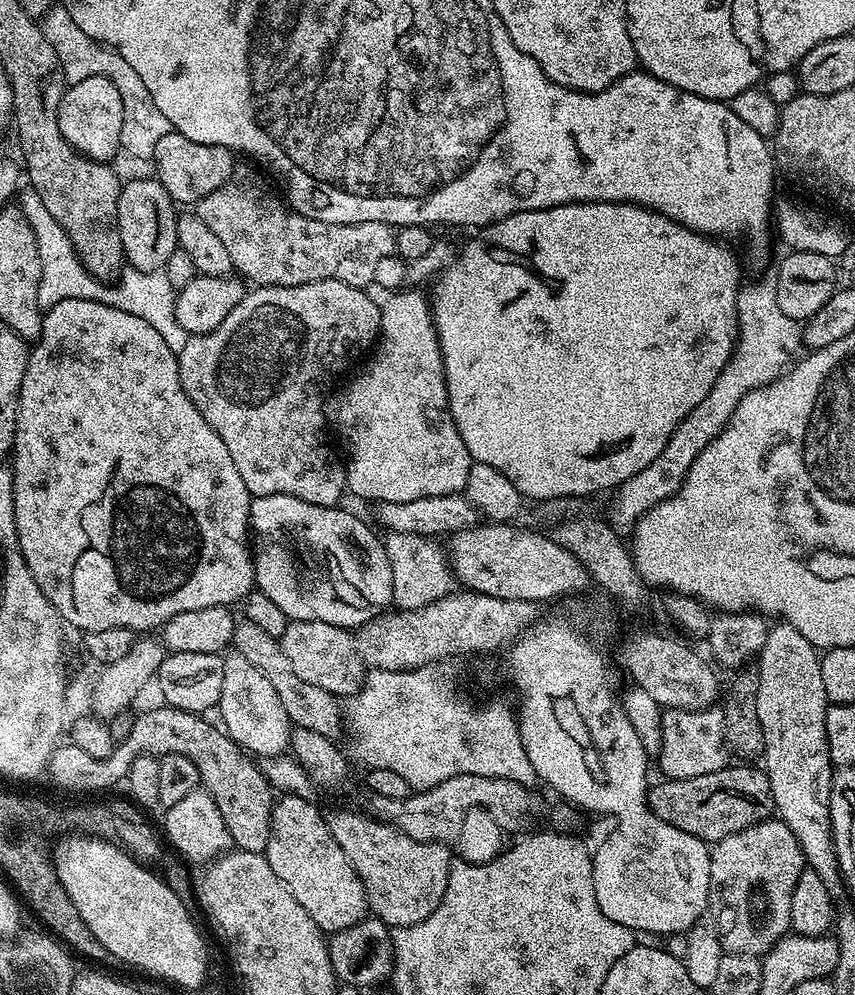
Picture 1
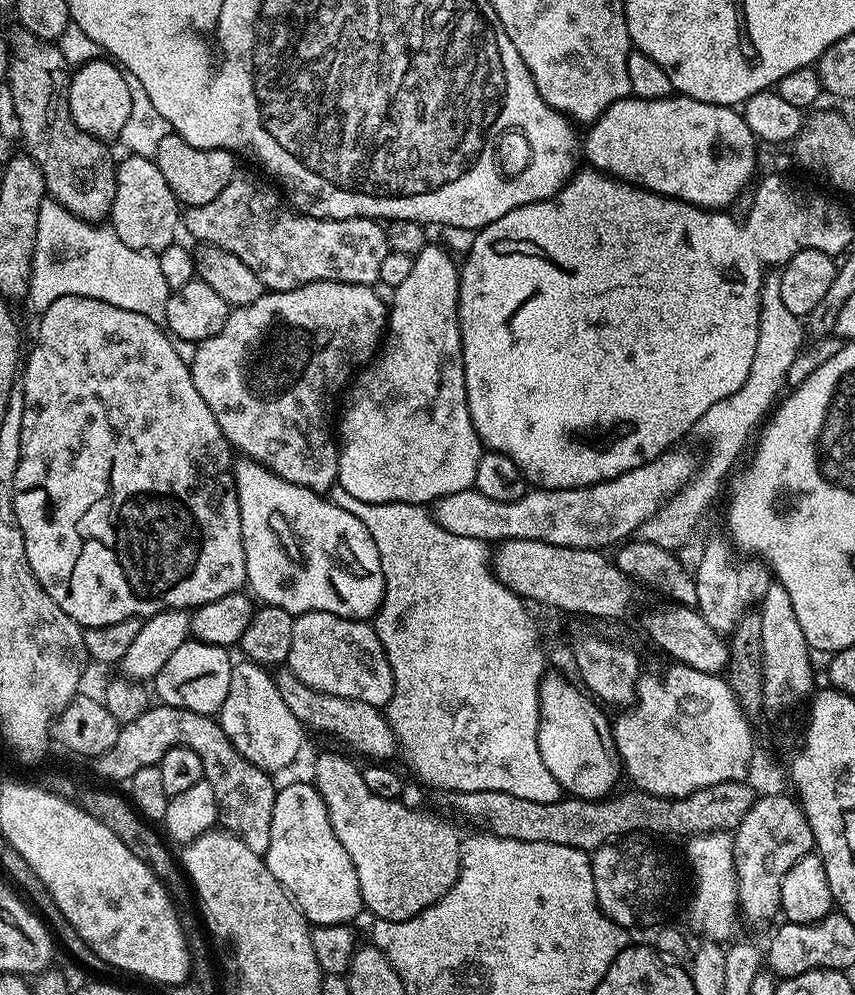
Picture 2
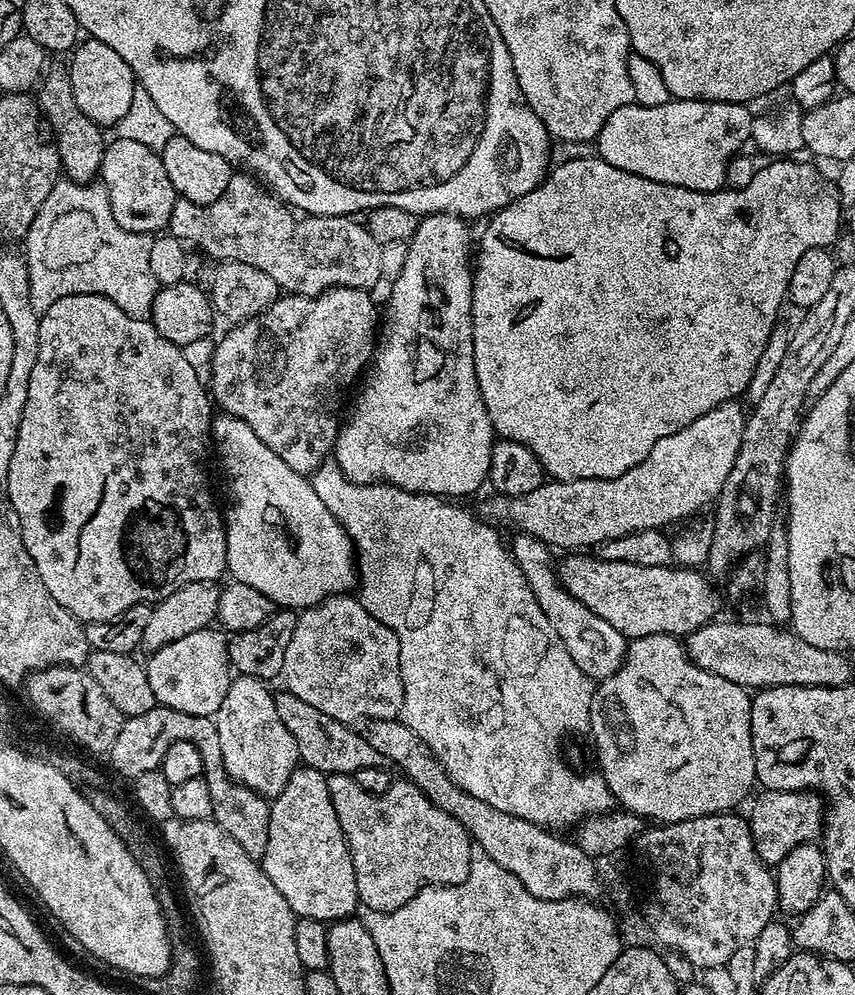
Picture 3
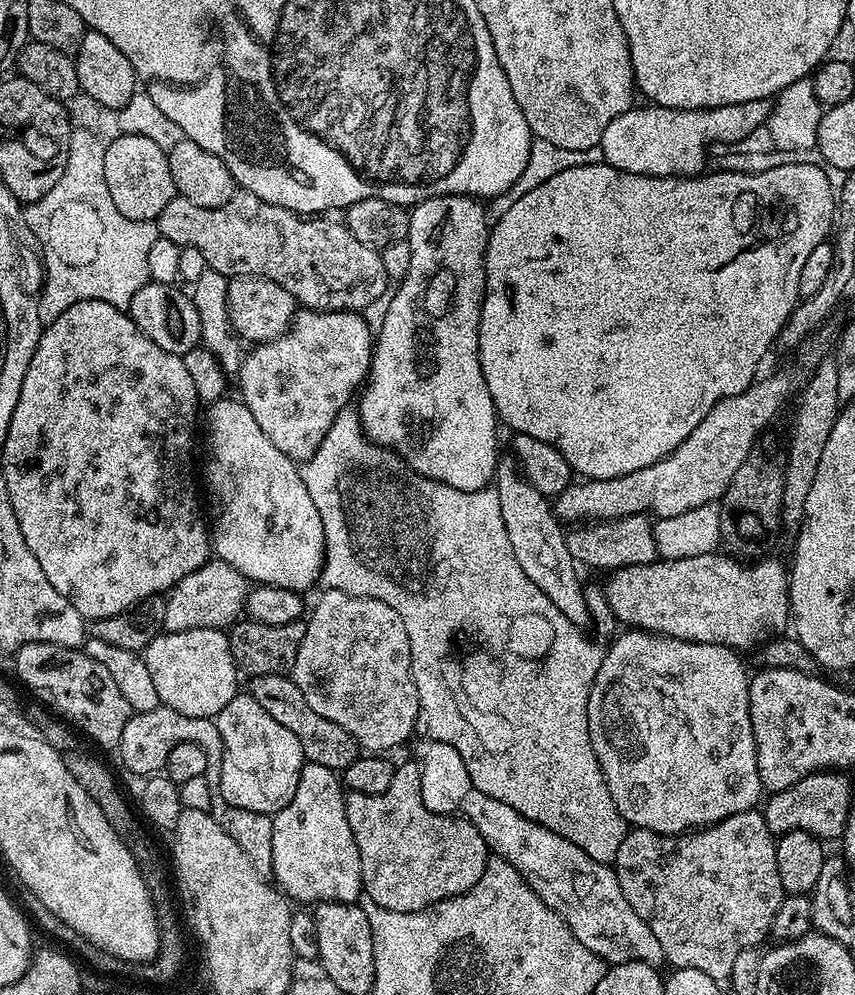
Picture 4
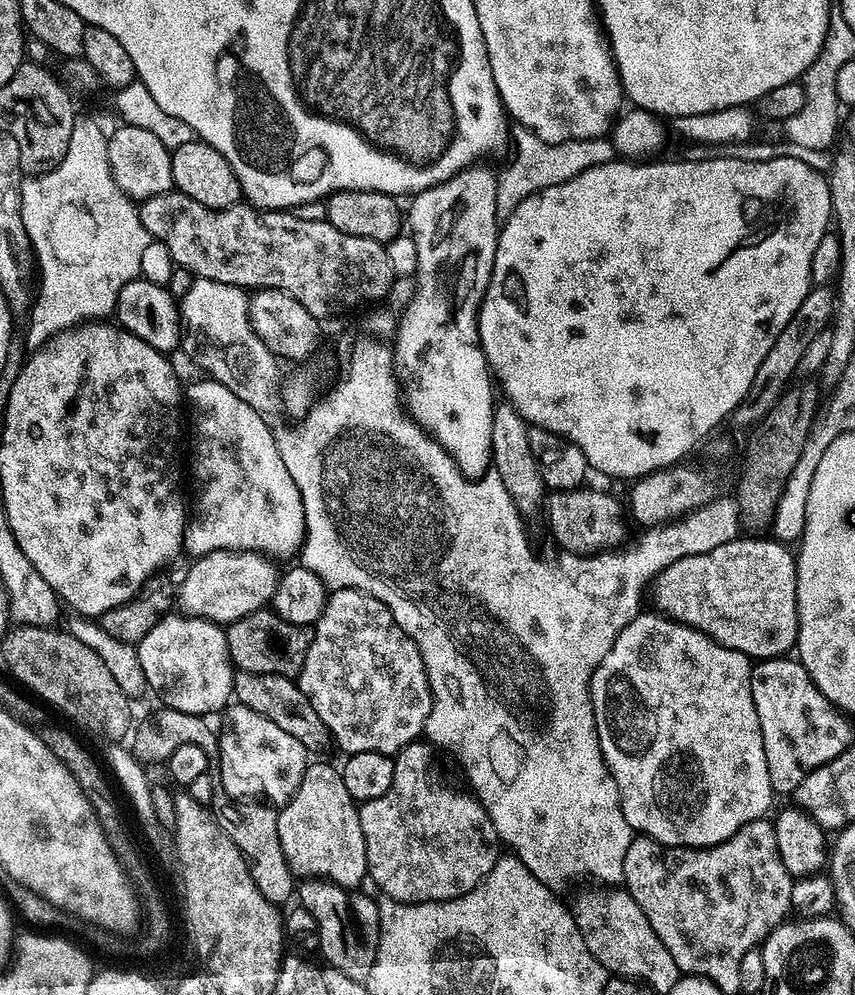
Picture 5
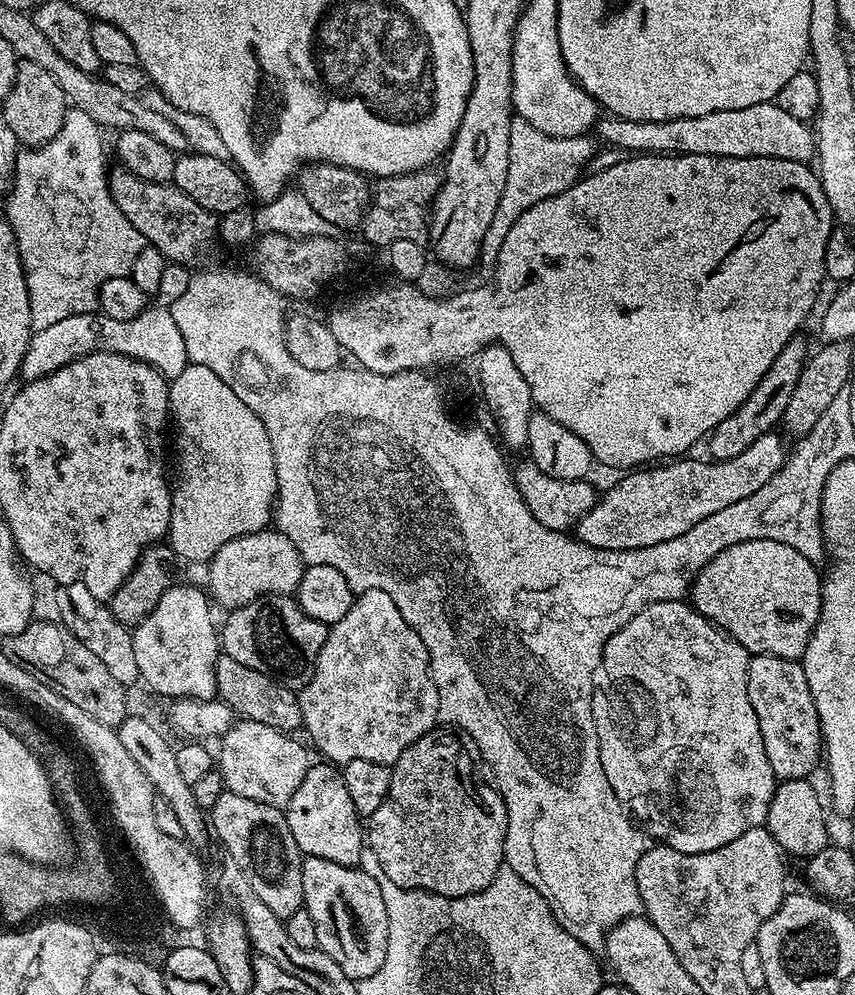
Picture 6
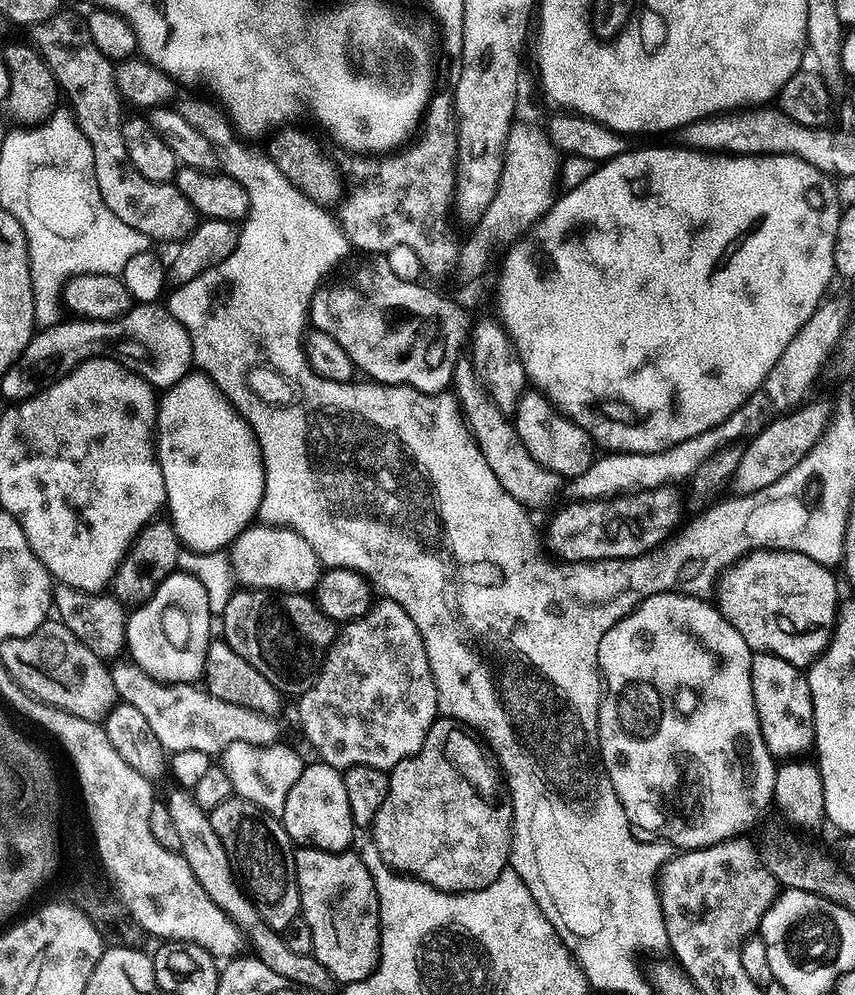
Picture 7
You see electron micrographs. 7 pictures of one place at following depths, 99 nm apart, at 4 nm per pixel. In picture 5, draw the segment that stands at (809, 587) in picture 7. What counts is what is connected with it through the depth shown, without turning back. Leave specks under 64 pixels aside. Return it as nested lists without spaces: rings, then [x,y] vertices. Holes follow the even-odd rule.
[[[737,538],[726,542],[722,546],[714,546],[714,550],[710,550],[706,554],[694,554],[690,558],[679,560],[672,567],[662,570],[656,575],[656,579],[650,585],[650,600],[653,600],[655,611],[669,616],[672,620],[682,622],[691,628],[697,628],[702,634],[706,634],[710,638],[714,638],[714,642],[718,642],[722,646],[726,646],[730,650],[738,650],[742,654],[746,654],[753,661],[771,660],[773,658],[784,658],[789,655],[796,647],[796,639],[798,638],[798,582],[796,581],[796,558],[787,543],[781,542],[775,538],[767,538],[768,540],[743,540]]]

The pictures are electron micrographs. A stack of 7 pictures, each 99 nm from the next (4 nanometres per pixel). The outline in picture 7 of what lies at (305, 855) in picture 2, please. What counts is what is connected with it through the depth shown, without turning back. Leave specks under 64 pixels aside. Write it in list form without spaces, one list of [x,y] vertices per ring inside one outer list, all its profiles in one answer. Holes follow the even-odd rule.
[[[323,762],[305,763],[298,782],[286,794],[282,823],[293,845],[317,848],[327,852],[347,852],[353,847],[352,832],[357,826],[350,814],[350,798],[346,798],[343,771]]]

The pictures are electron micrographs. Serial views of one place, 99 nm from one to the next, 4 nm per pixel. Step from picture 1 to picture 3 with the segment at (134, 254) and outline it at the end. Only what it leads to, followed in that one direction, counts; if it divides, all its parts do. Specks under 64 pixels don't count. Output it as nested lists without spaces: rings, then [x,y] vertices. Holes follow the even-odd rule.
[[[116,138],[105,147],[99,179],[108,190],[110,210],[114,214],[114,222],[127,232],[146,232],[160,234],[167,229],[170,222],[170,210],[174,210],[174,202],[178,199],[174,190],[174,182],[166,175],[166,166],[162,166],[159,151],[150,146],[142,146],[142,142],[130,142],[130,138]]]

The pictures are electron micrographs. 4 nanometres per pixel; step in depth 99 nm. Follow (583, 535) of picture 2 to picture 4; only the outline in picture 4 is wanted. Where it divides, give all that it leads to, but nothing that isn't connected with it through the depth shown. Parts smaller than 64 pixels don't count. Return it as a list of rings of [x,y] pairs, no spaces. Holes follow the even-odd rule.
[[[776,372],[773,376],[757,378],[742,394],[734,394],[730,398],[722,398],[694,426],[690,438],[686,438],[674,449],[669,456],[646,466],[642,470],[634,470],[634,474],[622,474],[622,478],[609,480],[584,480],[573,482],[562,490],[554,500],[554,515],[561,522],[595,522],[597,520],[617,520],[627,516],[651,514],[653,517],[686,514],[686,510],[694,510],[694,506],[706,506],[719,501],[724,491],[730,486],[734,474],[738,474],[738,466],[746,462],[753,455],[756,439],[760,431],[776,416],[776,411],[785,402],[786,396],[792,390],[792,376],[788,372]]]

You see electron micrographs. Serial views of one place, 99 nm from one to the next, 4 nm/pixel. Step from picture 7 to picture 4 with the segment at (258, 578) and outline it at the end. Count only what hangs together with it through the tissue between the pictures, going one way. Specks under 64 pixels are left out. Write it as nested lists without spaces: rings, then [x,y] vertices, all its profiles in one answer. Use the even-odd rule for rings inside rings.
[[[219,558],[209,559],[194,574],[186,574],[167,593],[162,604],[162,628],[166,632],[181,632],[195,628],[227,629],[241,619],[244,603],[250,591],[250,581],[234,566]]]

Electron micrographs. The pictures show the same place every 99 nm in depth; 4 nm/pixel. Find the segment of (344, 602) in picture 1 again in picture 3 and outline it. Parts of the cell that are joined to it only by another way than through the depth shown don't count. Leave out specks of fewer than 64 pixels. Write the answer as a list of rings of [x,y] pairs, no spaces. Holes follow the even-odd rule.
[[[227,414],[217,415],[214,420],[214,436],[217,441],[220,439],[220,464],[224,467],[225,474],[228,475],[228,492],[232,495],[232,505],[229,506],[228,512],[226,508],[226,519],[224,521],[226,556],[231,579],[246,582],[246,586],[254,586],[254,590],[266,594],[266,598],[270,598],[273,605],[284,610],[313,608],[315,604],[321,604],[323,600],[330,596],[351,593],[358,580],[358,565],[352,540],[346,534],[344,527],[336,521],[334,514],[330,514],[330,510],[326,510],[322,498],[318,498],[318,494],[314,494],[311,479],[303,472],[290,470],[290,466],[286,466],[286,462],[282,462],[282,458],[278,458],[278,454],[274,454],[274,450],[270,450],[270,446],[266,446],[266,442],[262,442],[262,438],[258,438],[258,434],[254,434],[254,430],[250,430],[250,426],[246,426],[246,422],[242,422],[238,418]]]

